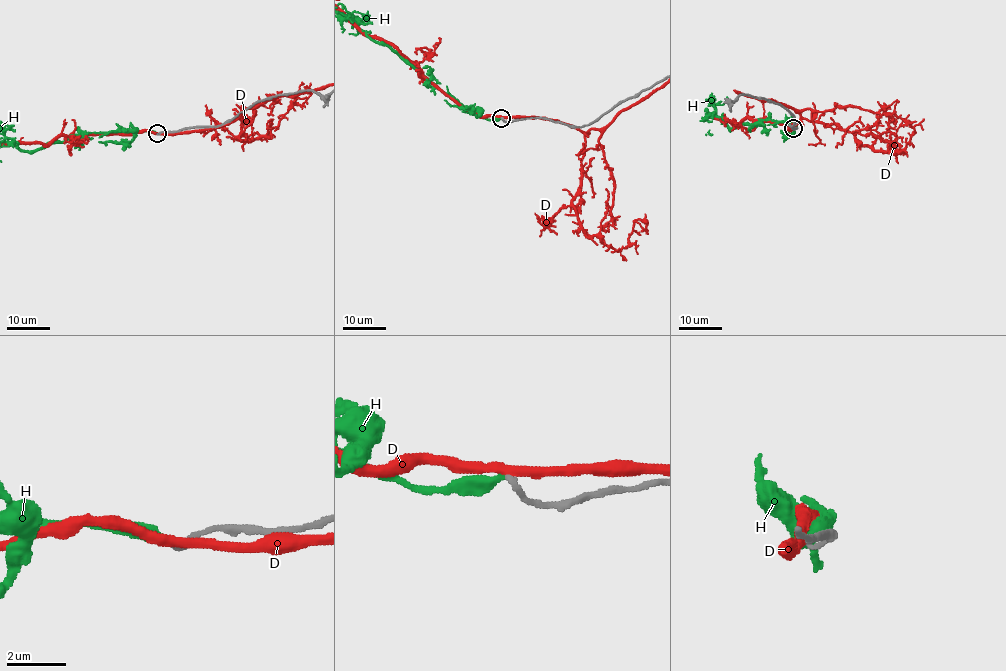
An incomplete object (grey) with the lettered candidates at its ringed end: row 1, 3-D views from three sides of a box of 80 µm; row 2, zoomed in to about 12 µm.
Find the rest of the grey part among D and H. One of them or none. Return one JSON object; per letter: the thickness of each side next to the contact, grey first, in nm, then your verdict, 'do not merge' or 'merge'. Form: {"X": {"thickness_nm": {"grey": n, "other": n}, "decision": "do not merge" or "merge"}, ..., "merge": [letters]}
{"D": {"thickness_nm": {"grey": 180, "other": 320}, "decision": "do not merge"}, "H": {"thickness_nm": {"grey": 180, "other": 300}, "decision": "merge"}, "merge": ["H"]}

